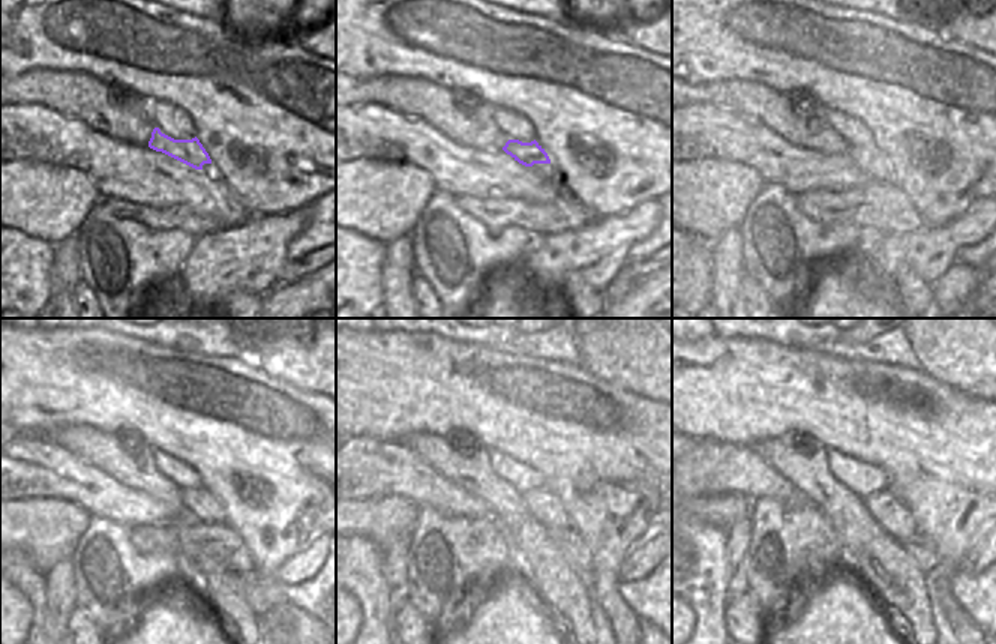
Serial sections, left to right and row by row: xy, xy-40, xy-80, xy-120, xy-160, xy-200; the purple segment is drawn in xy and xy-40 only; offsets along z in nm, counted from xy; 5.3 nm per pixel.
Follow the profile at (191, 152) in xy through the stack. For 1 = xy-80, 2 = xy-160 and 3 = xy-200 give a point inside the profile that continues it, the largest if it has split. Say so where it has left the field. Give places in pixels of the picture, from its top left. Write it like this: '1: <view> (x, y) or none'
1: xy-80 (863, 156)
2: xy-160 (540, 494)
3: xy-200 (882, 494)

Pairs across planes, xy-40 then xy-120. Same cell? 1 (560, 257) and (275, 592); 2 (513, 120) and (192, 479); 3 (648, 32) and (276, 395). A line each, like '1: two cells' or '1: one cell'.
1: one cell
2: one cell
3: two cells

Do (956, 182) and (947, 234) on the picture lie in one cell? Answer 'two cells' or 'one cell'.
two cells

